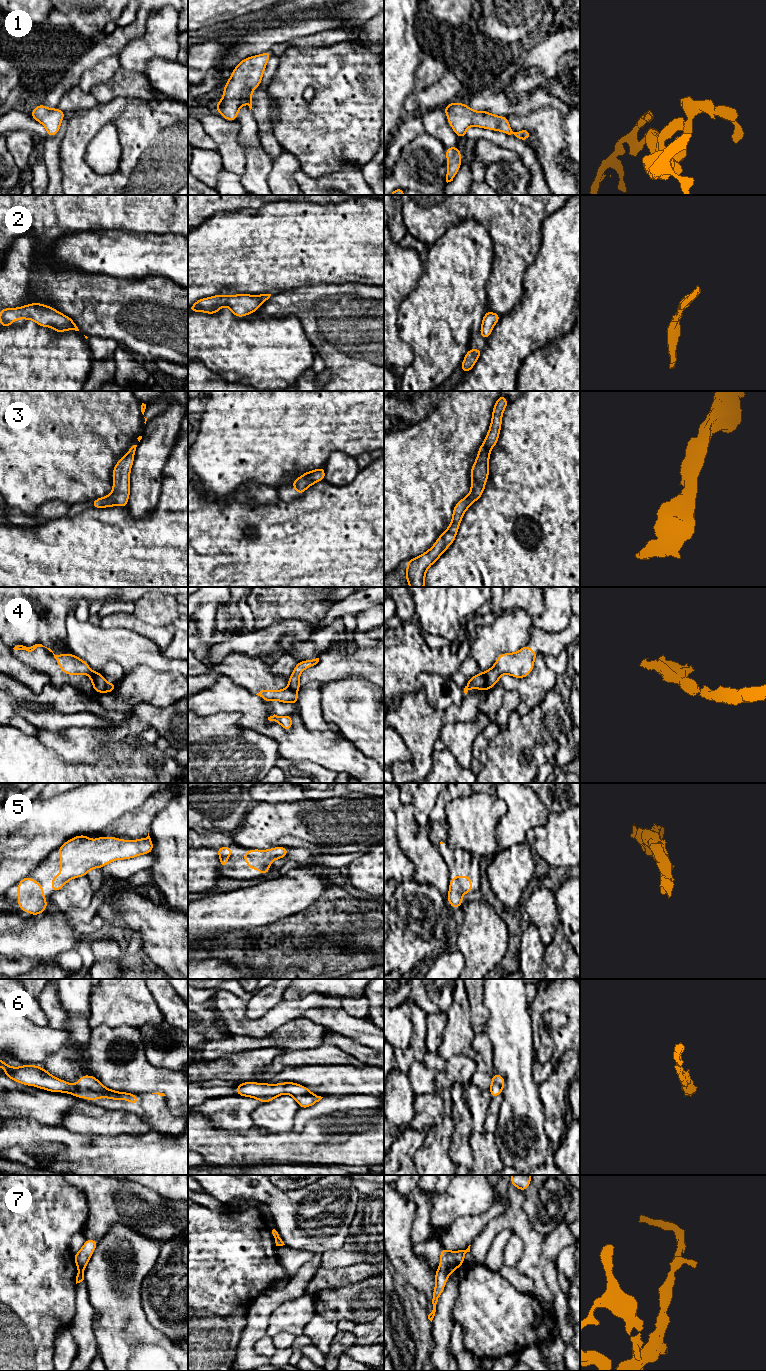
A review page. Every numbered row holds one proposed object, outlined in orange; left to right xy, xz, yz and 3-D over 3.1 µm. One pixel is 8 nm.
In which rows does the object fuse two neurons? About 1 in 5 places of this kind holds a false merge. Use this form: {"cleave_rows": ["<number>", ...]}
{"cleave_rows": ["4"]}

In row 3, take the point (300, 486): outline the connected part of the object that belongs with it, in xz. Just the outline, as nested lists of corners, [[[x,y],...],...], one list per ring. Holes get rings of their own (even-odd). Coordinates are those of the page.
[[[324,467],[308,471],[296,478],[291,486],[297,491],[299,495],[302,495],[308,487],[319,481],[323,481],[325,479],[325,474],[326,472]]]

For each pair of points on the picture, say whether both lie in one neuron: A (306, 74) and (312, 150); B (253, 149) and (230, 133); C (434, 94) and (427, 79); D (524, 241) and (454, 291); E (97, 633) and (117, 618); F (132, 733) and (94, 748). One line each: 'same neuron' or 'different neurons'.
A: same neuron
B: different neurons
C: different neurons
D: different neurons
E: different neurons
F: same neuron

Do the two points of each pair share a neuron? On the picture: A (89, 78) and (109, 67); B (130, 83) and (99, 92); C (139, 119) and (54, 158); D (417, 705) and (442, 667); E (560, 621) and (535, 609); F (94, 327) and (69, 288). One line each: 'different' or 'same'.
A: same
B: same
C: different
D: different
E: different
F: same

